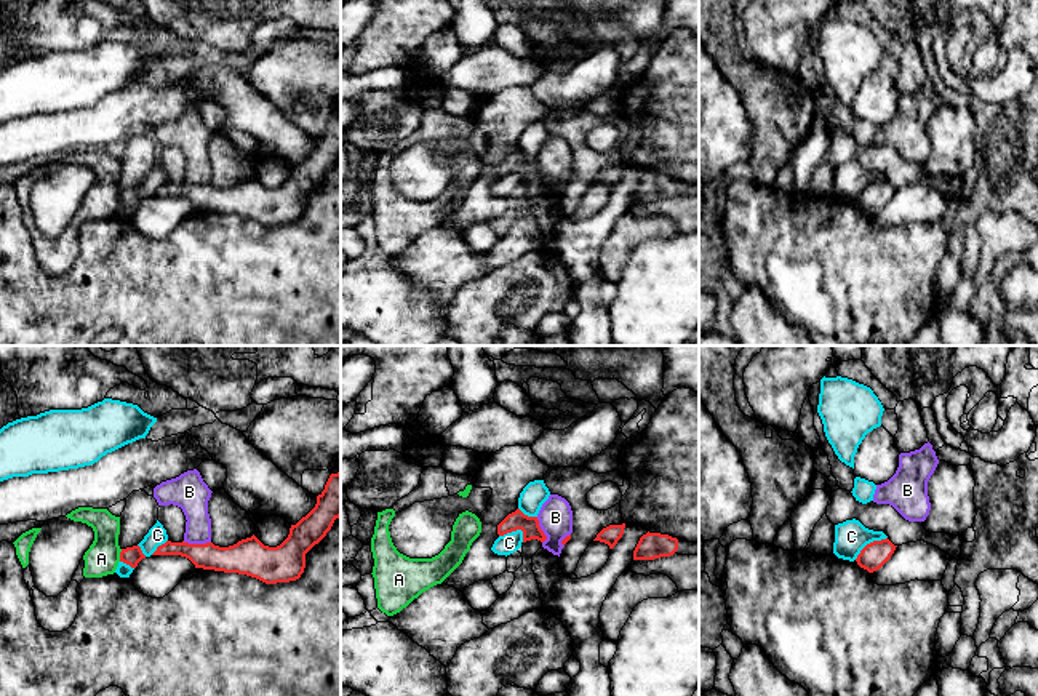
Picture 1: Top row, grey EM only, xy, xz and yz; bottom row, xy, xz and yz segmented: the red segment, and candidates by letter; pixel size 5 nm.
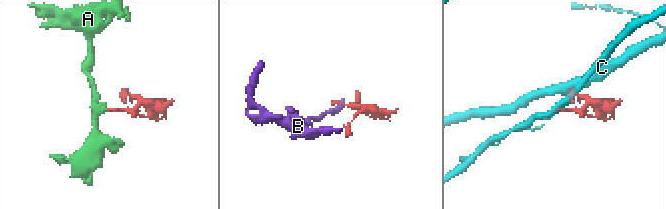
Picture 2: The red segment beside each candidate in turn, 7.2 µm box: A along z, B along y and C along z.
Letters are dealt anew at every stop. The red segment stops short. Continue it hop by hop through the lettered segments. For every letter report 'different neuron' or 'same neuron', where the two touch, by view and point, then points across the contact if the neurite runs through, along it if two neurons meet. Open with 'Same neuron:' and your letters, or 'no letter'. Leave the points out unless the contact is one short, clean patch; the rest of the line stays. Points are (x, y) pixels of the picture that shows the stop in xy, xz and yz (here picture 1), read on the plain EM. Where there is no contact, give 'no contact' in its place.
Same neuron: no letter
A: different neuron; contact xy (120, 197); border xy (122, 191), (119, 202)
B: different neuron; contact xy (197, 186); border xy (183, 183), (210, 184)
C: different neuron; contact yz (870, 184); border yz (886, 178), (870, 183), (854, 200)

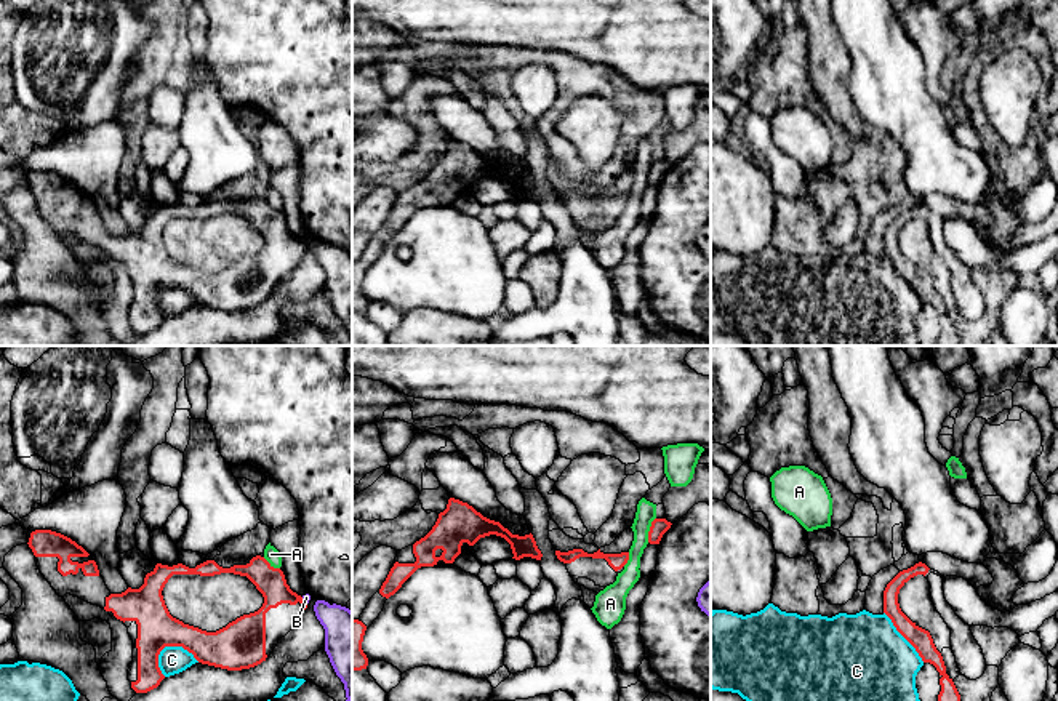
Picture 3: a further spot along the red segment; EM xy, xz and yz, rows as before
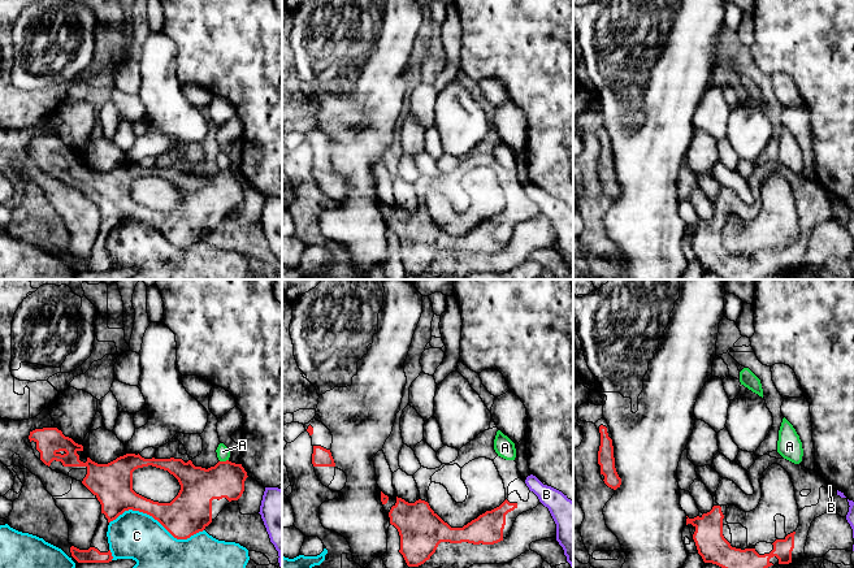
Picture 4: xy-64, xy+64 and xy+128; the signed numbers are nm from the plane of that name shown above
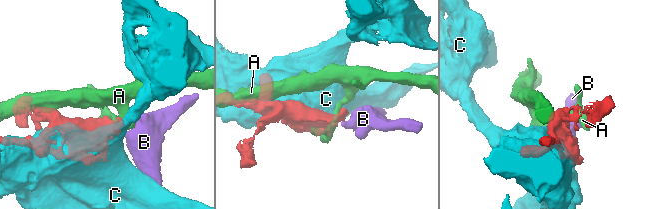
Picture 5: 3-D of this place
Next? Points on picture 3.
Same neuron: no letter
A: different neuron; contact xz (650, 172); border xz (655, 159), (647, 183)
B: different neuron; contact xy (304, 242); border xy (301, 239), (306, 245)
C: different neuron; contact xy (178, 287)

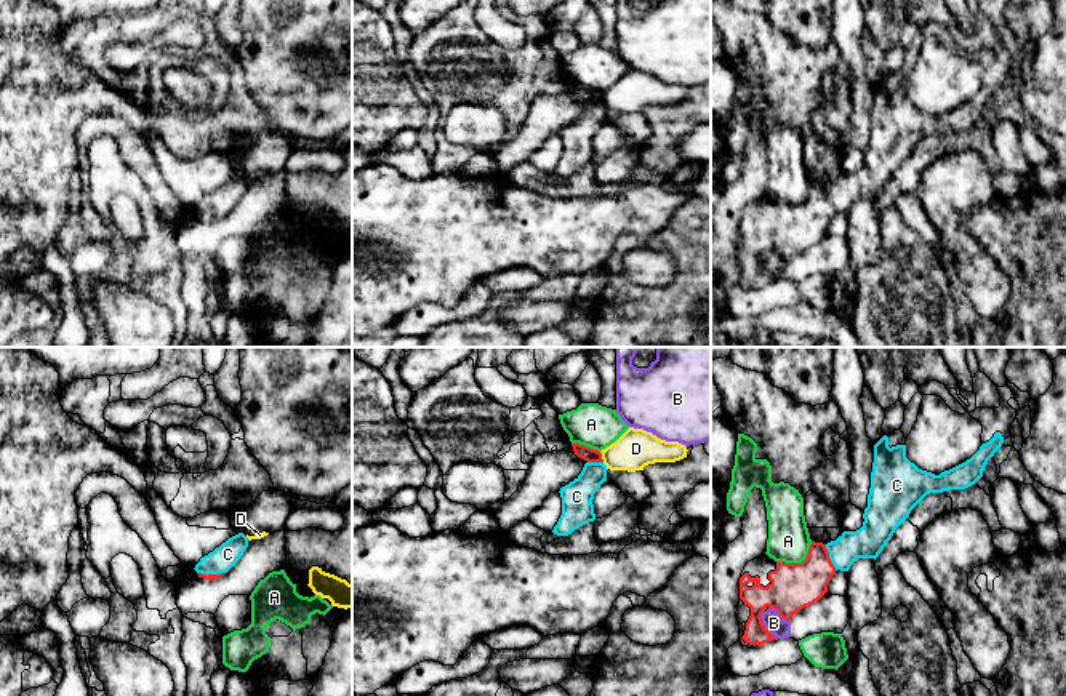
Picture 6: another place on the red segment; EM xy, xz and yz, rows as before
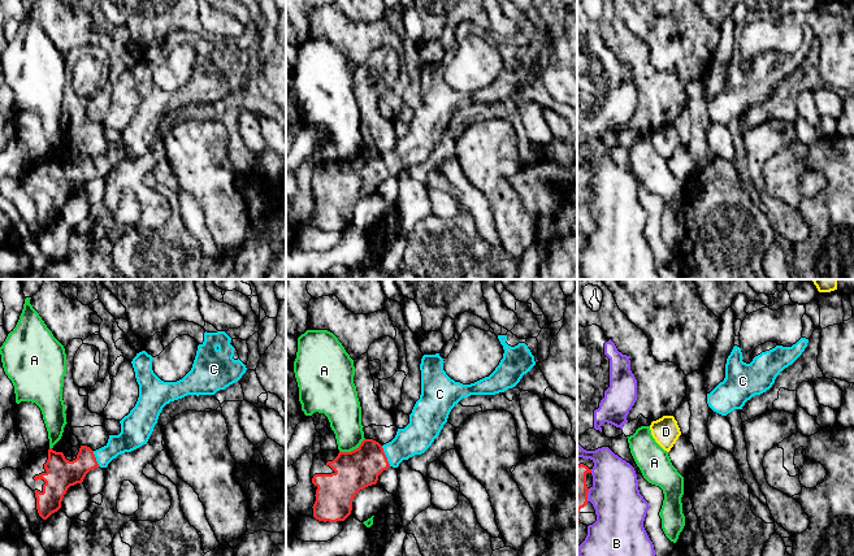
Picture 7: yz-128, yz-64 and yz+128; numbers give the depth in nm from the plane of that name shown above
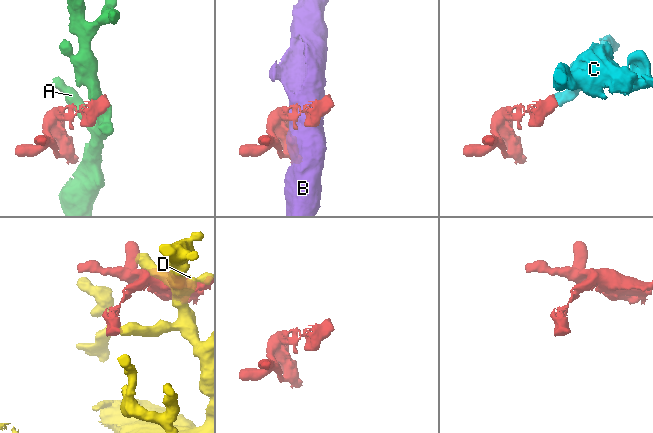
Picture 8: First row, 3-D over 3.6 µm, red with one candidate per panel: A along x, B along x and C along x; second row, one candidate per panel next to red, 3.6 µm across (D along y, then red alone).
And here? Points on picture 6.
Same neuron: C
A: different neuron; contact yz (799, 205); border yz (812, 183), (807, 197), (801, 204), (777, 204)
B: different neuron; contact yz (762, 266)
C: same neuron; contact yz (828, 199); way yz (794, 228), (801, 226), (828, 199), (868, 183)
D: different neuron; contact xz (601, 98)

